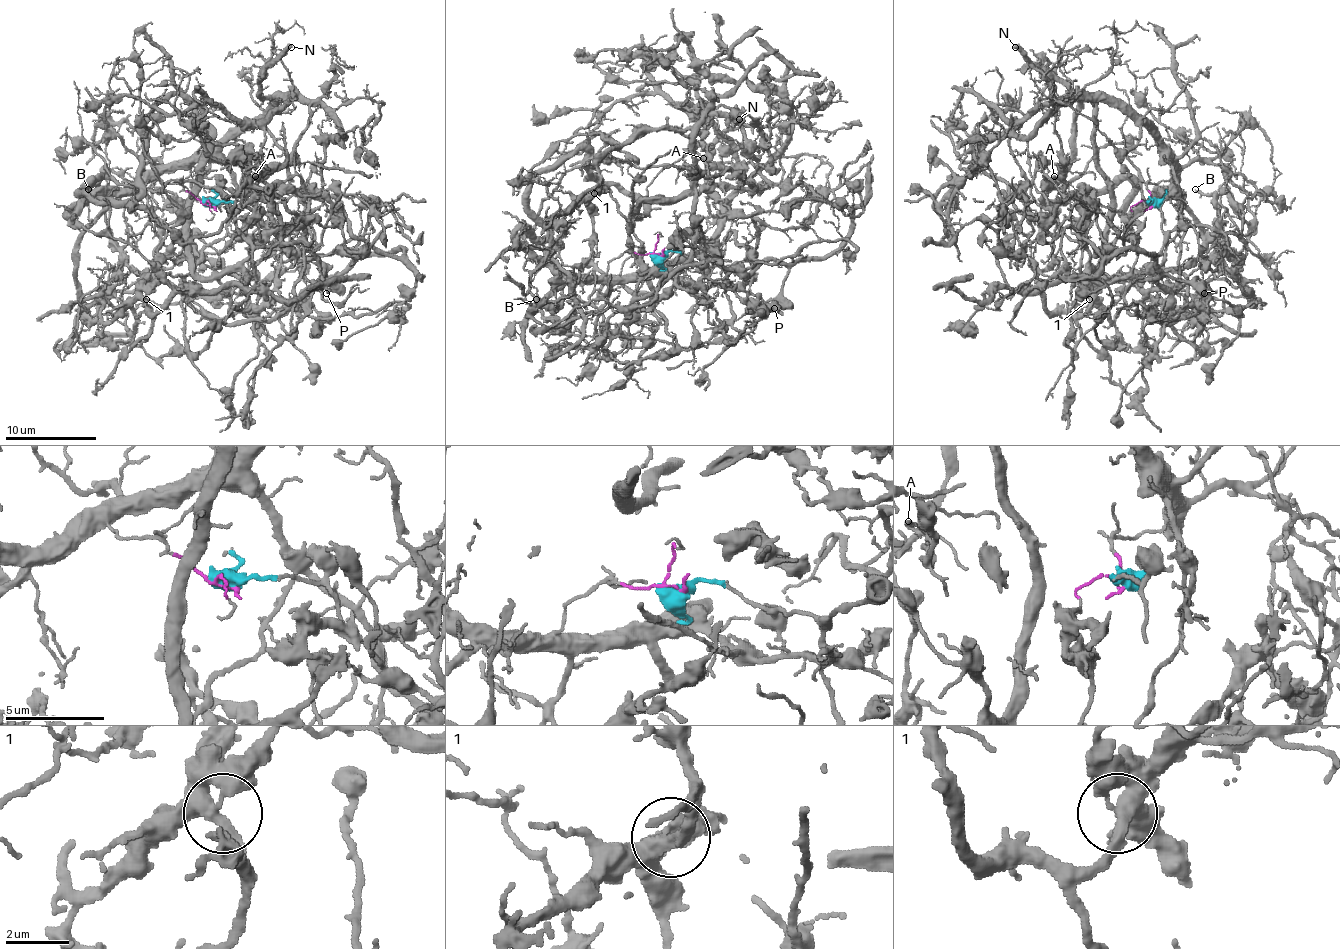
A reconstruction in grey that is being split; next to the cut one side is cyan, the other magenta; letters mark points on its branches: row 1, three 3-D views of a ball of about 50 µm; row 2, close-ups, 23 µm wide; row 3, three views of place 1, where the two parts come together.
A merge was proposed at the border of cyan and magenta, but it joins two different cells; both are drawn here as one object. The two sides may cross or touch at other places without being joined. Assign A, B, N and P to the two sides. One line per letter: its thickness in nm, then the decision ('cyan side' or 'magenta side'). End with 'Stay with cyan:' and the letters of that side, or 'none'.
A: 110 nm | magenta side
B: 150 nm | magenta side
N: 400 nm | magenta side
P: 320 nm | cyan side
Stay with cyan: P

